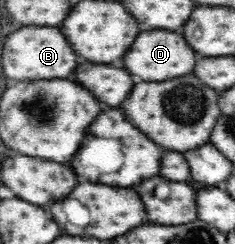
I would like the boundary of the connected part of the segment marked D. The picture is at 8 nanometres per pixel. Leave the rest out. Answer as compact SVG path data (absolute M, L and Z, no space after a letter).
M153 30L153 32L141 32L129 48L129 52L123 56L123 66L133 74L139 76L145 82L161 82L177 76L185 76L187 72L193 70L195 64L195 54L187 46L181 34L167 32L167 30Z

